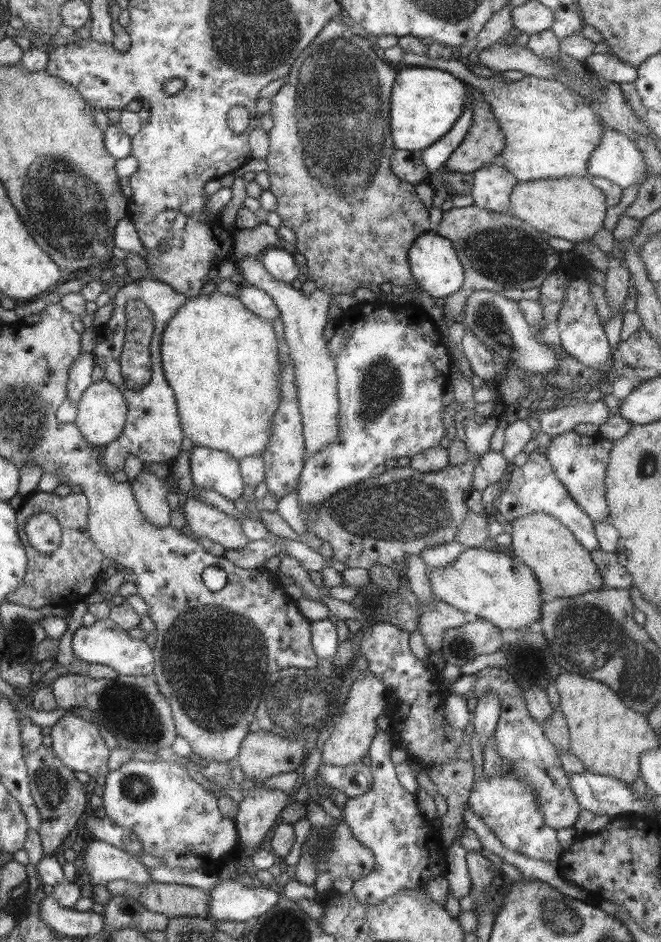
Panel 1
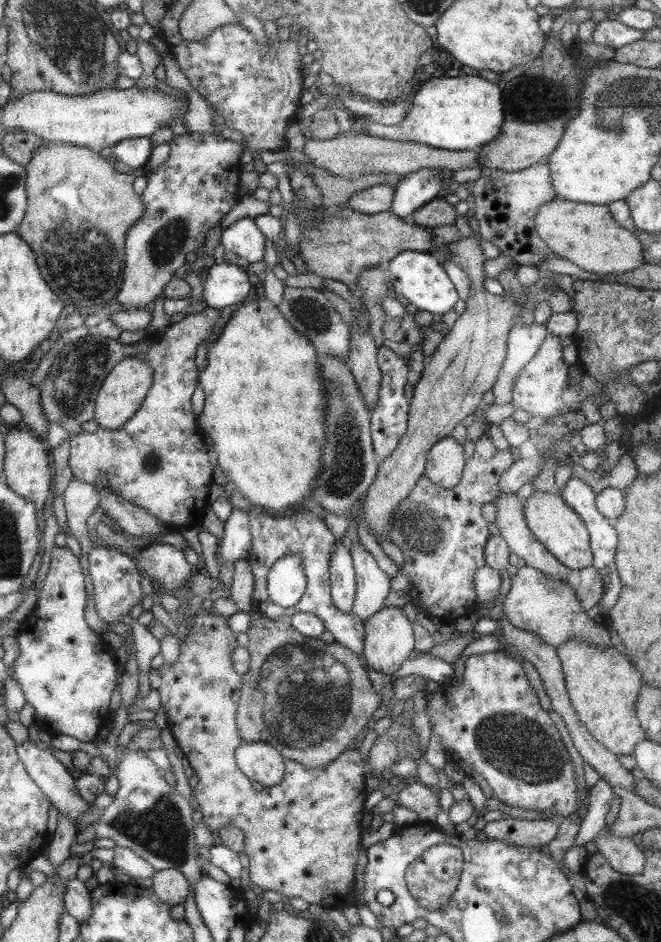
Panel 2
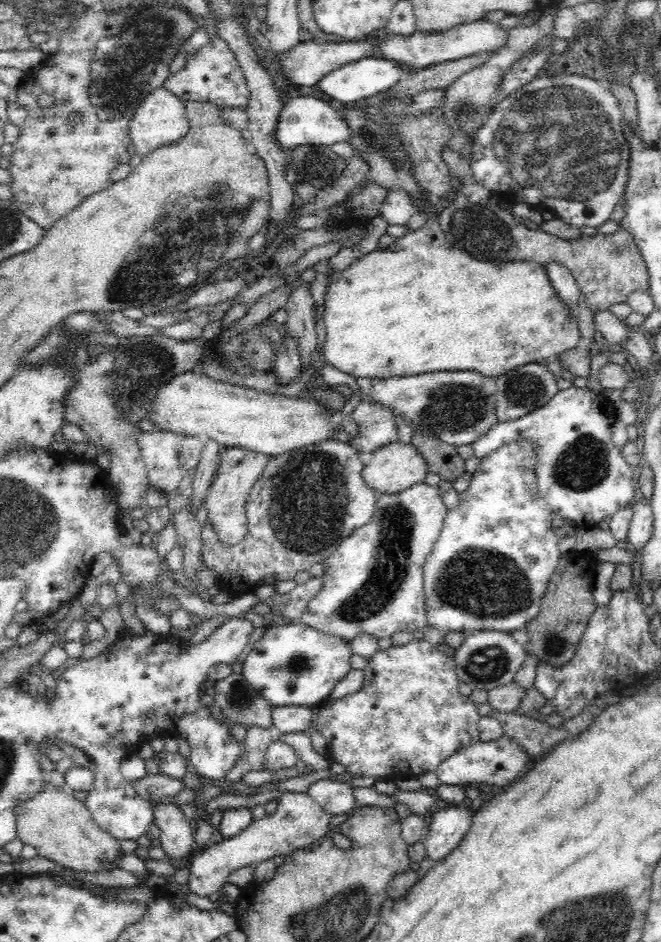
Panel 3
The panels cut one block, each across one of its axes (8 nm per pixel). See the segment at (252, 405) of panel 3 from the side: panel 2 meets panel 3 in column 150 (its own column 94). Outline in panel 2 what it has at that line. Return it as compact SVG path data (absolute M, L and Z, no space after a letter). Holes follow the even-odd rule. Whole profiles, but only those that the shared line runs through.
M138 354L117 363L104 380L95 400L93 419L98 423L98 426L110 431L118 431L124 426L132 418L132 415L138 412L152 386L152 380L150 365L146 363L144 357Z

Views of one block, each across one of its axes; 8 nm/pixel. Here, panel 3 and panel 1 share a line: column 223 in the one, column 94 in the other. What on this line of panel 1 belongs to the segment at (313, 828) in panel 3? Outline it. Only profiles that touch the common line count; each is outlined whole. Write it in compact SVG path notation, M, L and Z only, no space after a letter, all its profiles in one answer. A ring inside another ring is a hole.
M95 840L88 844L85 856L85 872L90 874L91 885L106 886L114 880L128 880L134 884L152 883L150 869L135 856L127 854L106 842Z

